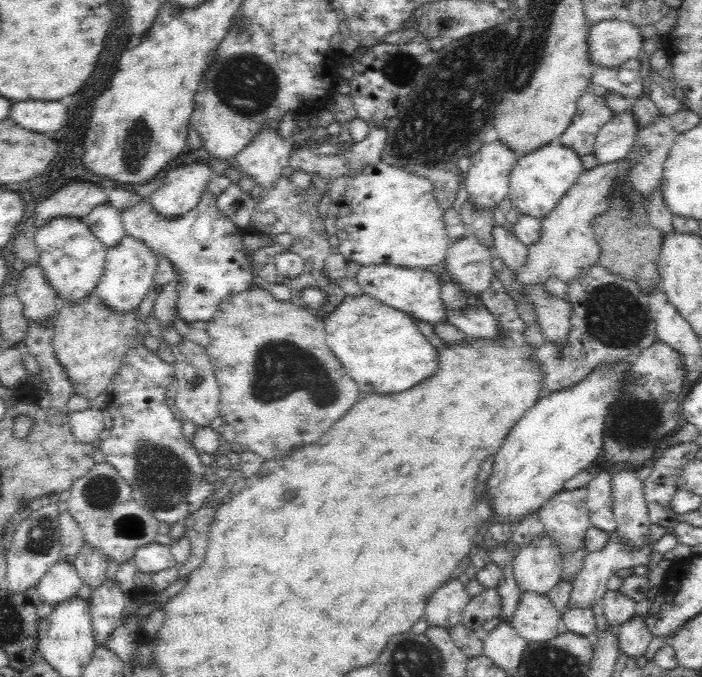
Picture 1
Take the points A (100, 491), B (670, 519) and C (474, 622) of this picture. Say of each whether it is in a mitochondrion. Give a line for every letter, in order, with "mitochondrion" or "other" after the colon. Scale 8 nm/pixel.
A: mitochondrion
B: other
C: other

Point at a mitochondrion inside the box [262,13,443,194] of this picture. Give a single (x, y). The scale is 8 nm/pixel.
(402, 68)

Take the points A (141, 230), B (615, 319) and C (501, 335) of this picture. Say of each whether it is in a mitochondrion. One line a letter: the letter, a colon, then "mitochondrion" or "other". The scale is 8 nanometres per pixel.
A: other
B: mitochondrion
C: other

